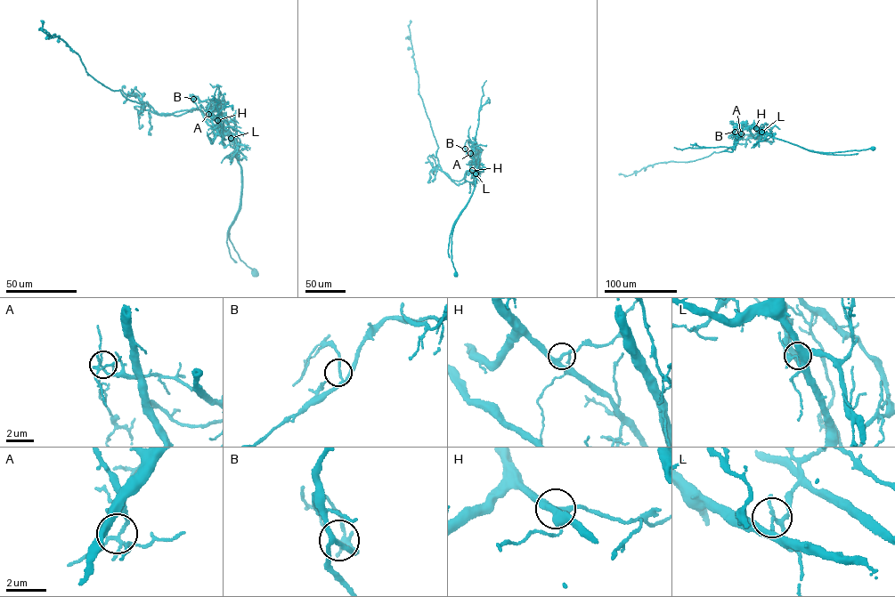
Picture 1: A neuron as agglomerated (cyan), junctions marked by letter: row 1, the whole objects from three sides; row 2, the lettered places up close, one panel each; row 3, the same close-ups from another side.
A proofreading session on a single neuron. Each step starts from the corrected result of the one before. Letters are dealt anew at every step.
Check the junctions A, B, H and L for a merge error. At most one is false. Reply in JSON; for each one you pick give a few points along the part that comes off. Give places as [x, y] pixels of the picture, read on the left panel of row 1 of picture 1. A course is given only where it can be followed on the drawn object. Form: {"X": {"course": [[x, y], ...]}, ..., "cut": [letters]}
{"L": {"course": [[231, 138], [196, 108], [158, 114], [105, 86], [41, 20]]}, "cut": ["L"]}

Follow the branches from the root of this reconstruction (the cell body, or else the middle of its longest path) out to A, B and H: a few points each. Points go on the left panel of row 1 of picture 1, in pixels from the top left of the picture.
A: (254, 274), (240, 259), (229, 238), (229, 229), (240, 206), (240, 167), (223, 114), (218, 110), (208, 114)
B: (254, 274), (229, 238), (230, 228), (240, 208), (241, 184), (228, 125), (216, 102), (193, 99)
H: (254, 274), (240, 259), (229, 238), (229, 229), (240, 206), (241, 170), (233, 141), (217, 120)

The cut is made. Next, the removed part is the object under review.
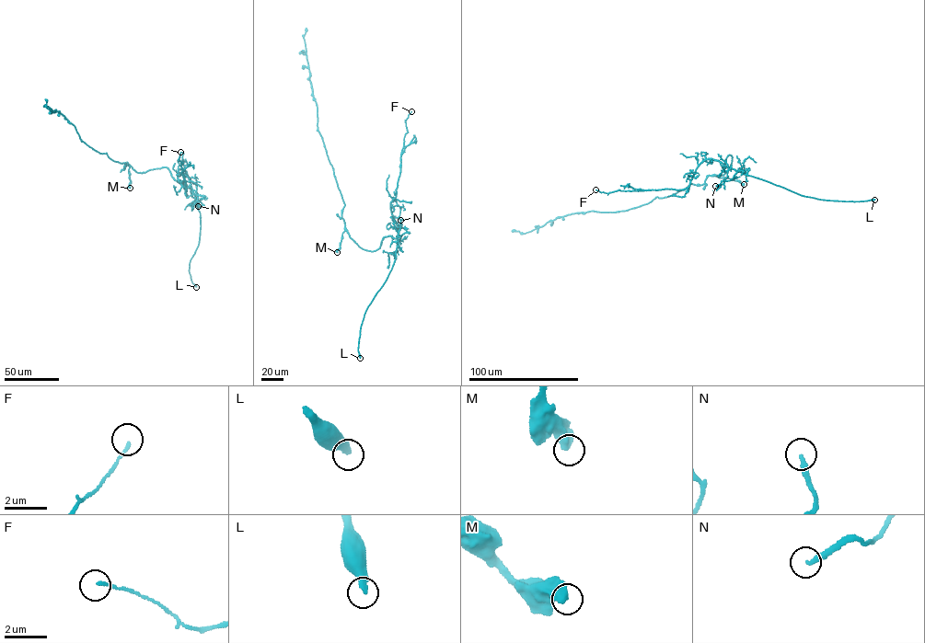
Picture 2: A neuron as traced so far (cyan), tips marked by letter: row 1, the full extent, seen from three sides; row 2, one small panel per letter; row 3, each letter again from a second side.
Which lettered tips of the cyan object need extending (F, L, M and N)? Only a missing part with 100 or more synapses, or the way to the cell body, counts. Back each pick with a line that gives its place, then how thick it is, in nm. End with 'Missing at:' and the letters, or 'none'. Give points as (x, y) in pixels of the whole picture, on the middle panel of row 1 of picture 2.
L: Place: (360, 358). Thickness 320 nm
Missing at: L

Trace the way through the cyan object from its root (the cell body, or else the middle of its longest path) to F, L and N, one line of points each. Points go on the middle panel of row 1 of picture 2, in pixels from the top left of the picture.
F: (348, 233), (360, 247), (372, 251), (384, 237), (398, 237), (390, 204), (411, 111)
L: (348, 233), (360, 247), (372, 251), (386, 236), (398, 239), (391, 269), (364, 314), (360, 358)
N: (348, 233), (366, 250), (377, 249), (382, 238), (388, 235), (397, 239), (398, 246), (400, 220)

